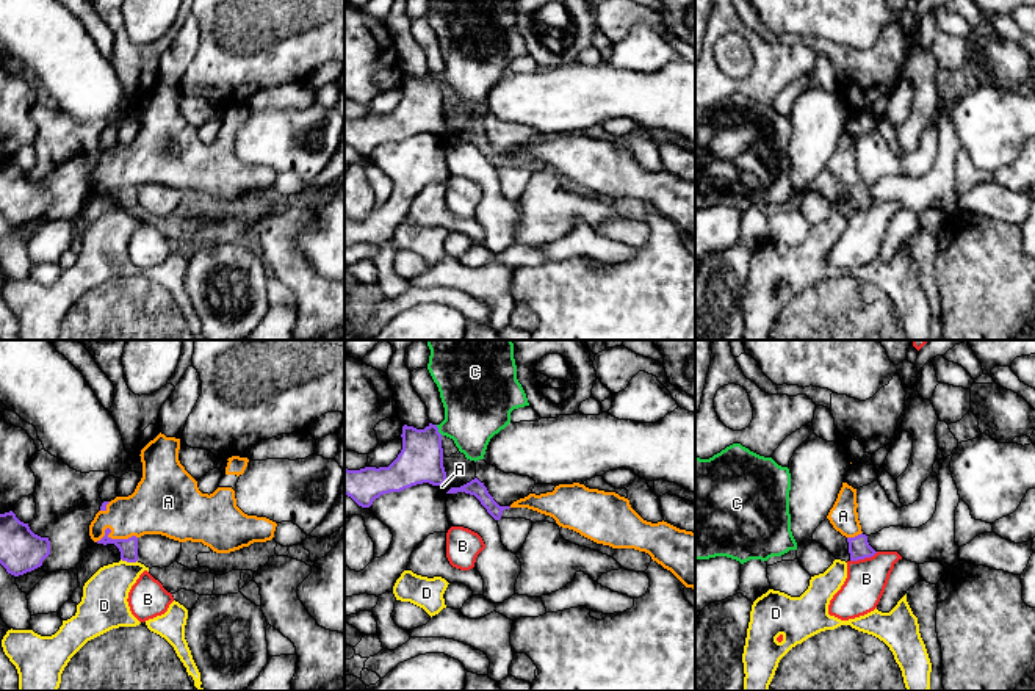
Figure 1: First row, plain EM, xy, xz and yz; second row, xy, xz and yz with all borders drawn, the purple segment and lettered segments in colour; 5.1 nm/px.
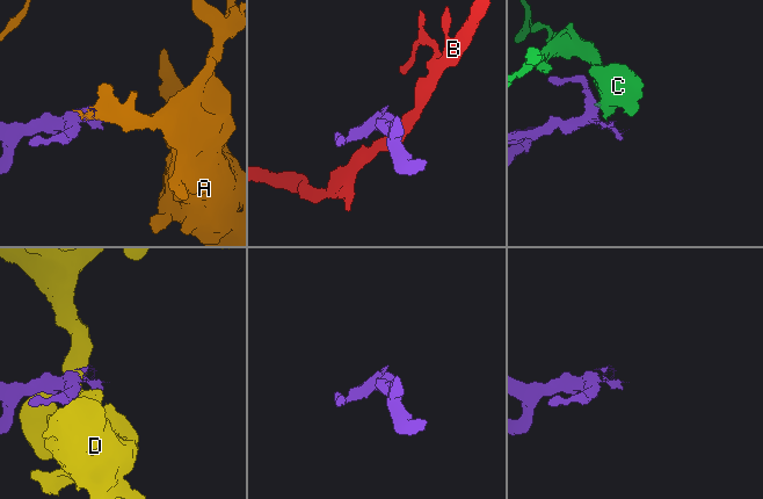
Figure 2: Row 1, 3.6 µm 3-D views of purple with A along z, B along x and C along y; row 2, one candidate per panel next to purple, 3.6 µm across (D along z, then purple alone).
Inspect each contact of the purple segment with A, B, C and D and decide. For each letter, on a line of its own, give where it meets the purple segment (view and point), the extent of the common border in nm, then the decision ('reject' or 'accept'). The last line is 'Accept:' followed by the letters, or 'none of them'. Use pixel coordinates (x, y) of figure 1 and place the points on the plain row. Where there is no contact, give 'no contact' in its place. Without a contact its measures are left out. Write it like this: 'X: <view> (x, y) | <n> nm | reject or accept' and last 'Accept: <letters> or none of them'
A: xy (116, 188) | 220 nm | accept
B: yz (863, 207) | 150 nm | reject
C: xz (437, 79) | 70 nm | reject
D: xy (129, 210) | 90 nm | reject
Accept: A

